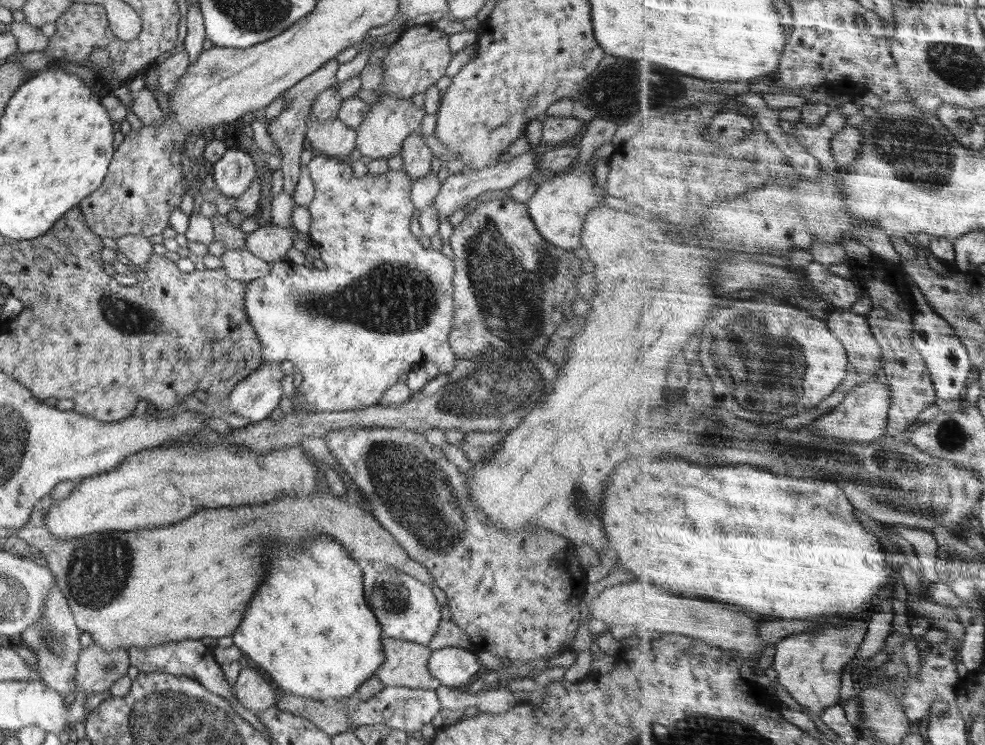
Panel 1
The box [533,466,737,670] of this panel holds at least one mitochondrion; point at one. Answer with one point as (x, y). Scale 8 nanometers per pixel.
(582, 503)

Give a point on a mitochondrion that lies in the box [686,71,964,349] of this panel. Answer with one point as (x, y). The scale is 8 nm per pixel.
(918, 152)

